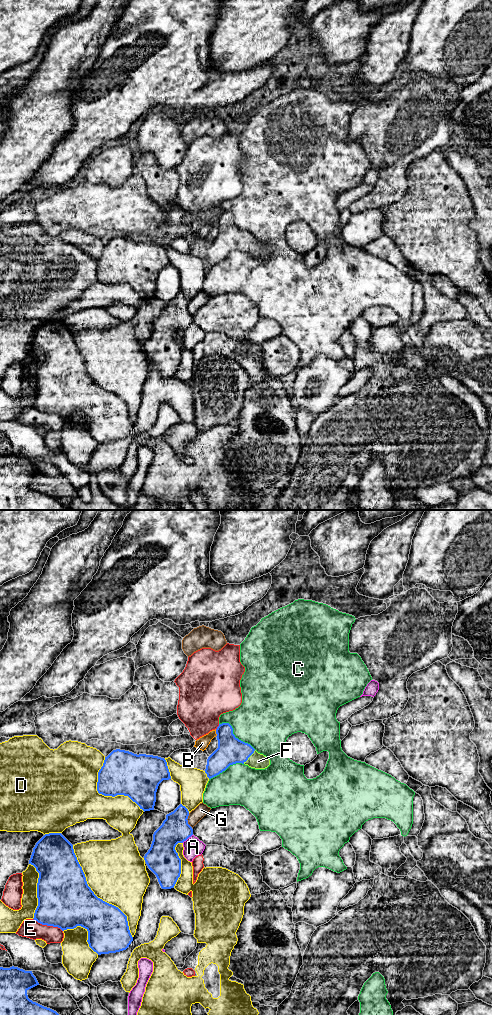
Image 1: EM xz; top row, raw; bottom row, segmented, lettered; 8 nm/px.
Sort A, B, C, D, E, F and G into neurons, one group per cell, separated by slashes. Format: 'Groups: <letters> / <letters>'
Groups: A / B / C / D / E / F / G

